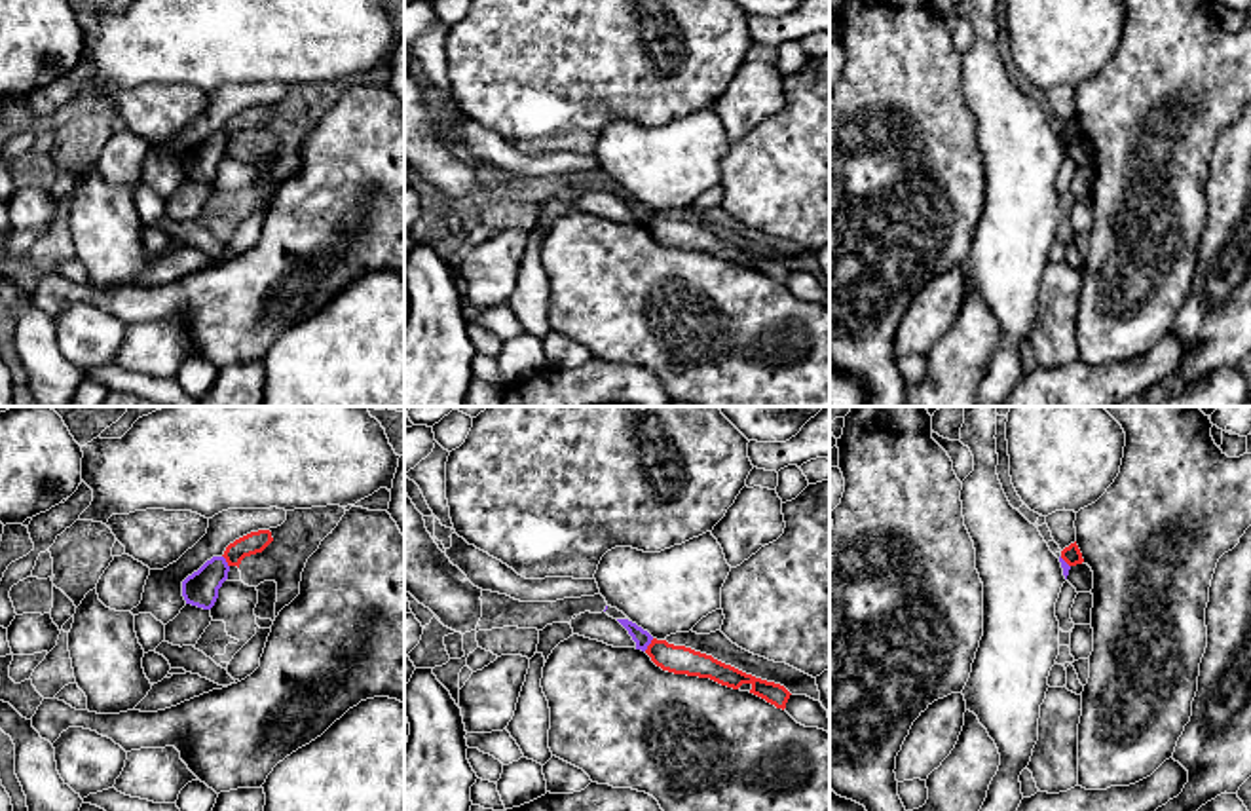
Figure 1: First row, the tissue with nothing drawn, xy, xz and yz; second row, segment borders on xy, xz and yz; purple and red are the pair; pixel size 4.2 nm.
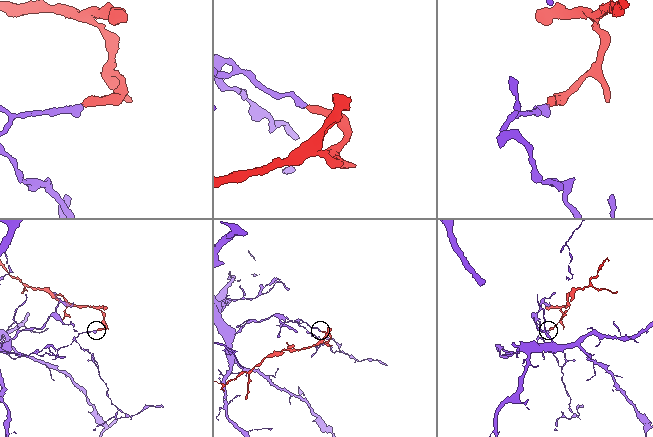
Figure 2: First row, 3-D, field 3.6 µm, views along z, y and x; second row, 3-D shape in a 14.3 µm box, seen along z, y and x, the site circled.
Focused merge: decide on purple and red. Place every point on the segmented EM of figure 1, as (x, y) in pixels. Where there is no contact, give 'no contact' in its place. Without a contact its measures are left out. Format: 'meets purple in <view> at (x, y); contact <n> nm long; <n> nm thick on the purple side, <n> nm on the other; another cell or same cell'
meets purple in xz at (650, 642); contact 70 nm long; 70 nm thick on the purple side, 120 nm on the other; another cell

